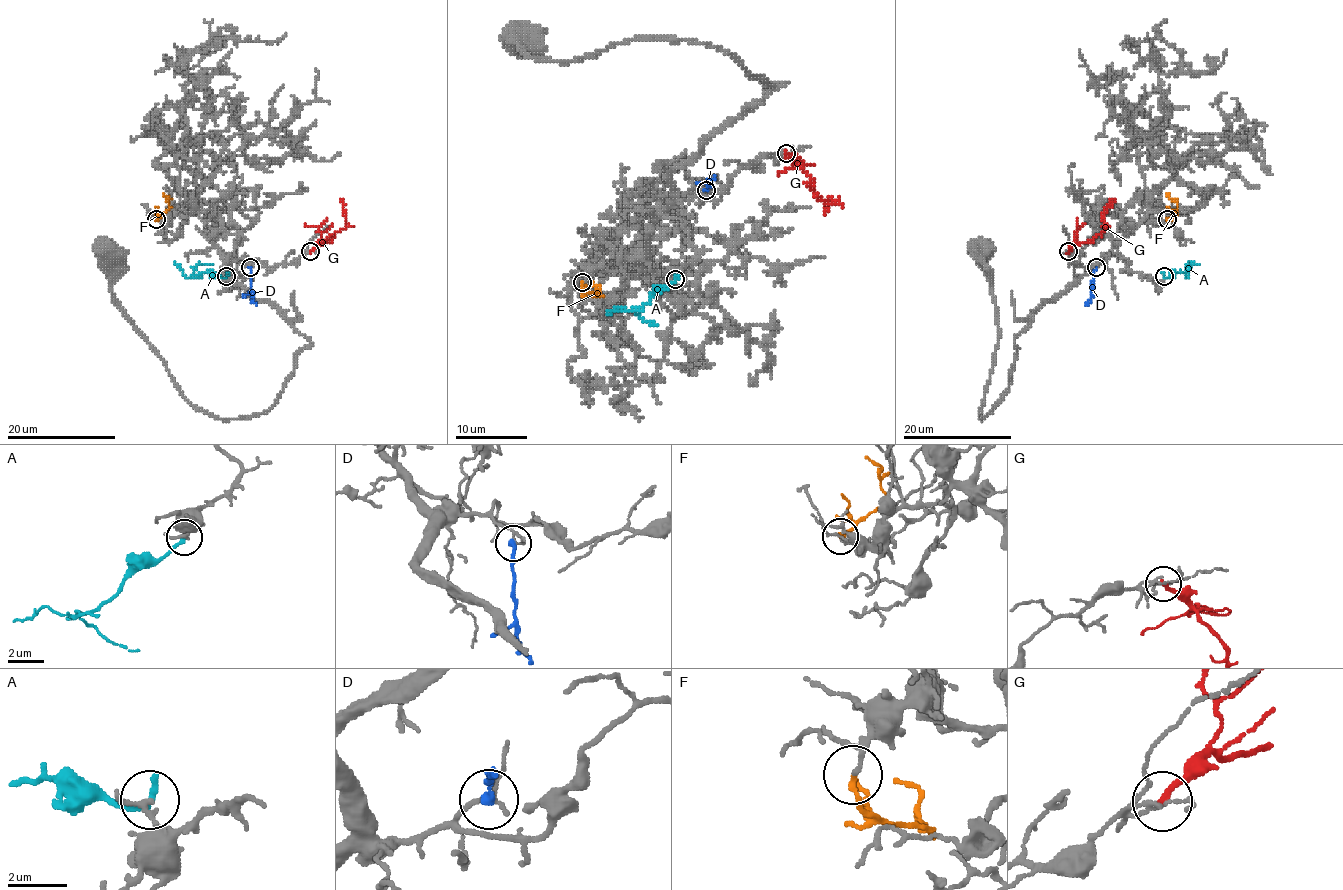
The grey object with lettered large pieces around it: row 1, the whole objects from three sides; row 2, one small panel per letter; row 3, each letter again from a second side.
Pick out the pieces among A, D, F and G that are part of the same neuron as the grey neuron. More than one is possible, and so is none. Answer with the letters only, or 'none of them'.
F

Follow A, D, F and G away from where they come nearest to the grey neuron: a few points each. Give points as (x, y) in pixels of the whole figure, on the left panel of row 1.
A: (227, 276), (194, 273), (198, 263), (213, 265)
D: (250, 267), (251, 299), (255, 304)
F: (156, 218), (170, 208), (168, 198), (163, 194)
G: (311, 251), (318, 243), (327, 243), (346, 227), (343, 204), (339, 199)

